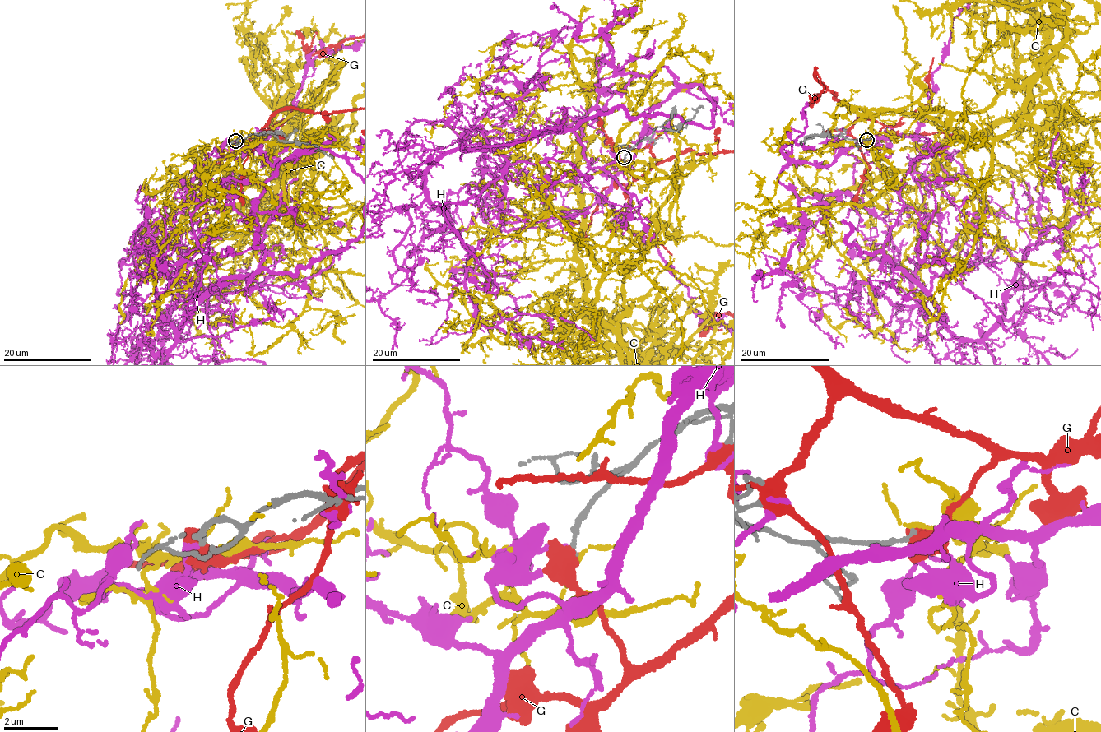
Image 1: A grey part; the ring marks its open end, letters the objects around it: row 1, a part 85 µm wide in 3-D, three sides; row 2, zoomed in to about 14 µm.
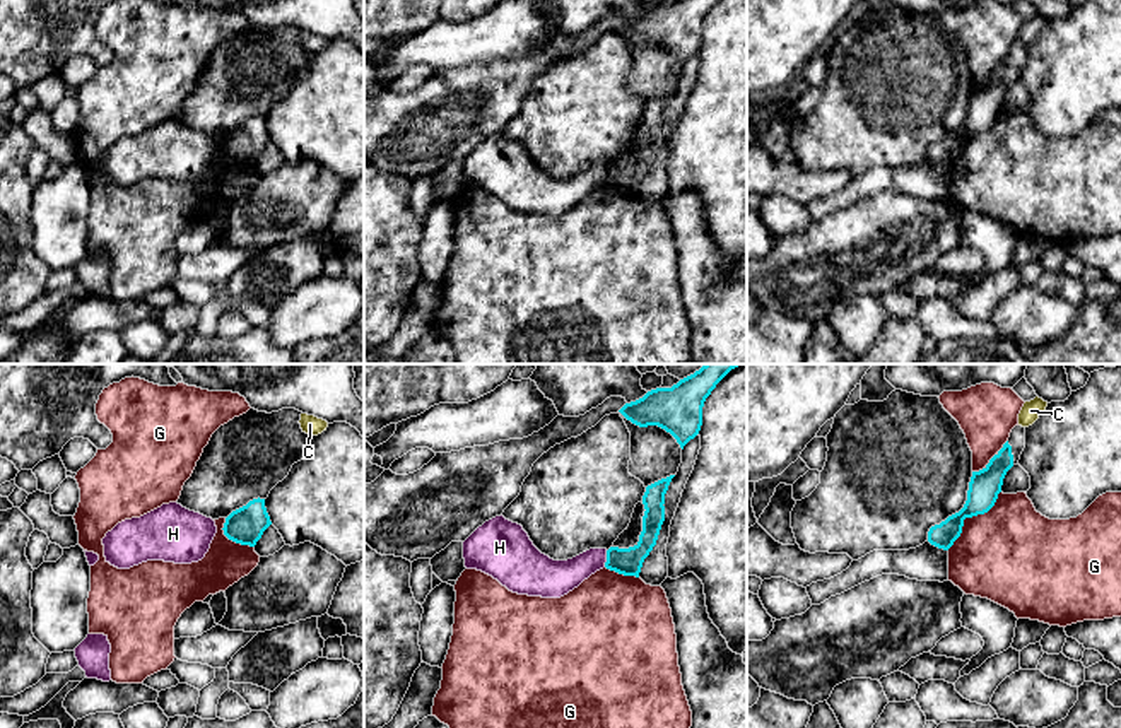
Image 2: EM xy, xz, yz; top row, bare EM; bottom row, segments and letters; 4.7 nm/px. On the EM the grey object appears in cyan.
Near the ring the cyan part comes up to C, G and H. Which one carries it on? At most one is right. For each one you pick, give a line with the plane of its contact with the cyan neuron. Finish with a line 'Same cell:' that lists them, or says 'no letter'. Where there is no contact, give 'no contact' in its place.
Same cell: no letter

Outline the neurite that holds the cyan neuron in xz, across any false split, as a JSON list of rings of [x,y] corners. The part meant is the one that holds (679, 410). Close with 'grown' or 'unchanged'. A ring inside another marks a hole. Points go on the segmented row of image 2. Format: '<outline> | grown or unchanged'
[[[704,364],[672,388],[656,388],[627,403],[610,396],[579,417],[557,415],[549,426],[523,439],[499,441],[436,456],[420,470],[396,475],[390,468],[364,485],[364,542],[381,555],[403,557],[410,562],[432,559],[451,542],[465,542],[485,521],[501,516],[519,496],[533,463],[555,444],[578,437],[605,415],[622,414],[639,427],[658,426],[670,432],[680,448],[694,439],[702,426],[702,407],[716,385],[740,364]]] | grown

